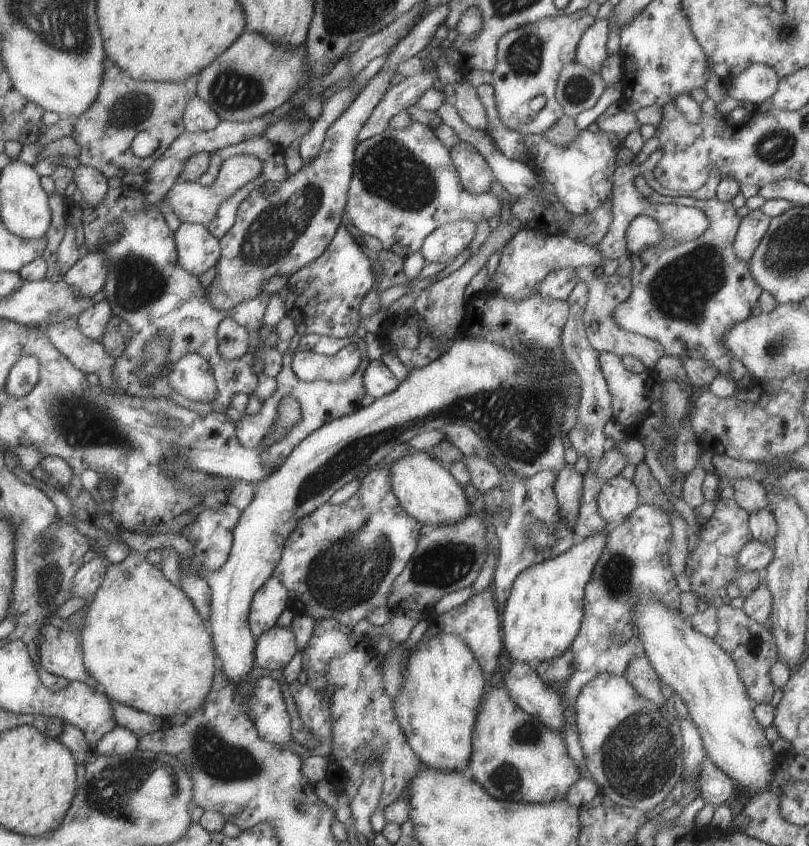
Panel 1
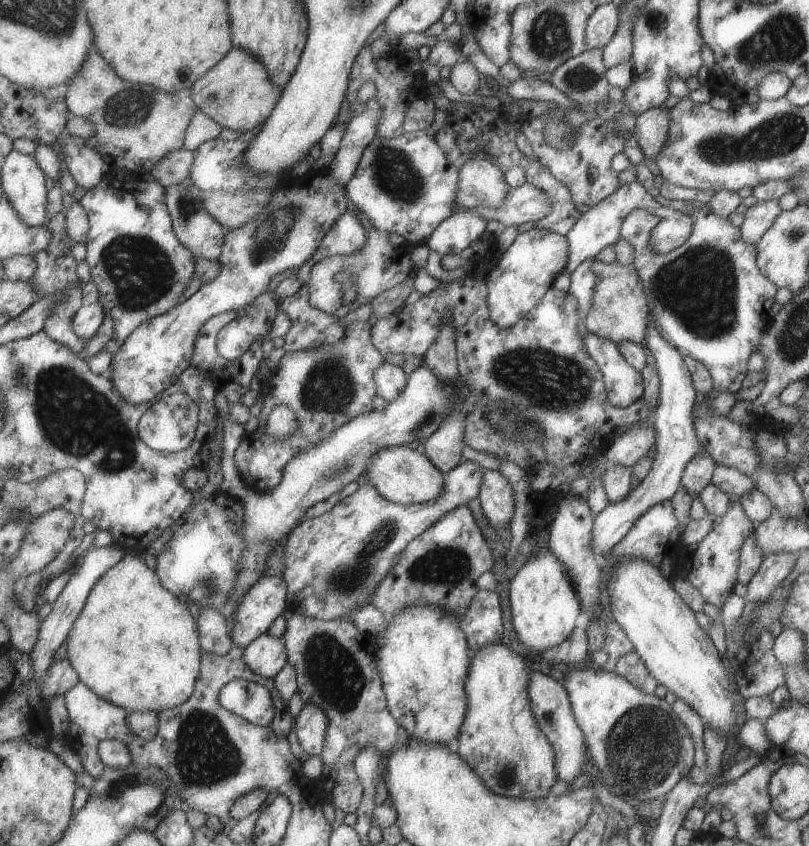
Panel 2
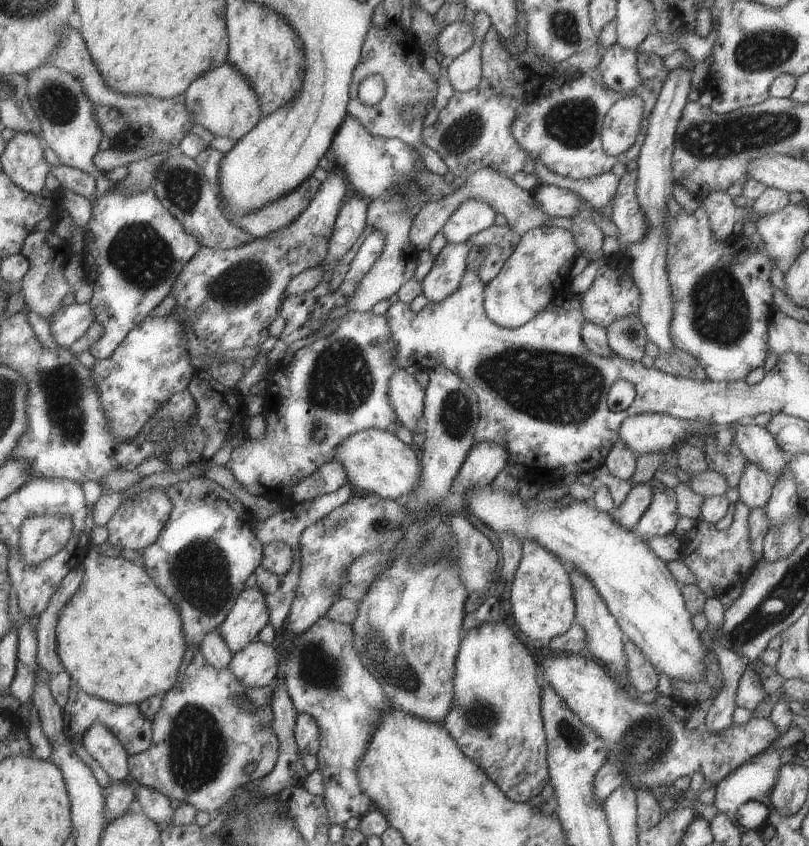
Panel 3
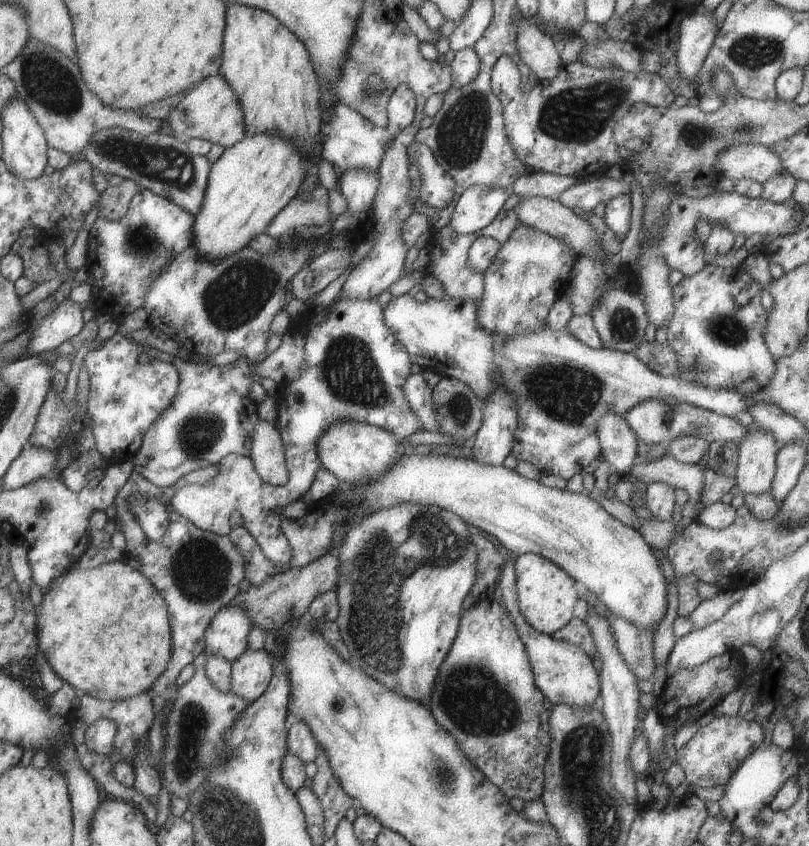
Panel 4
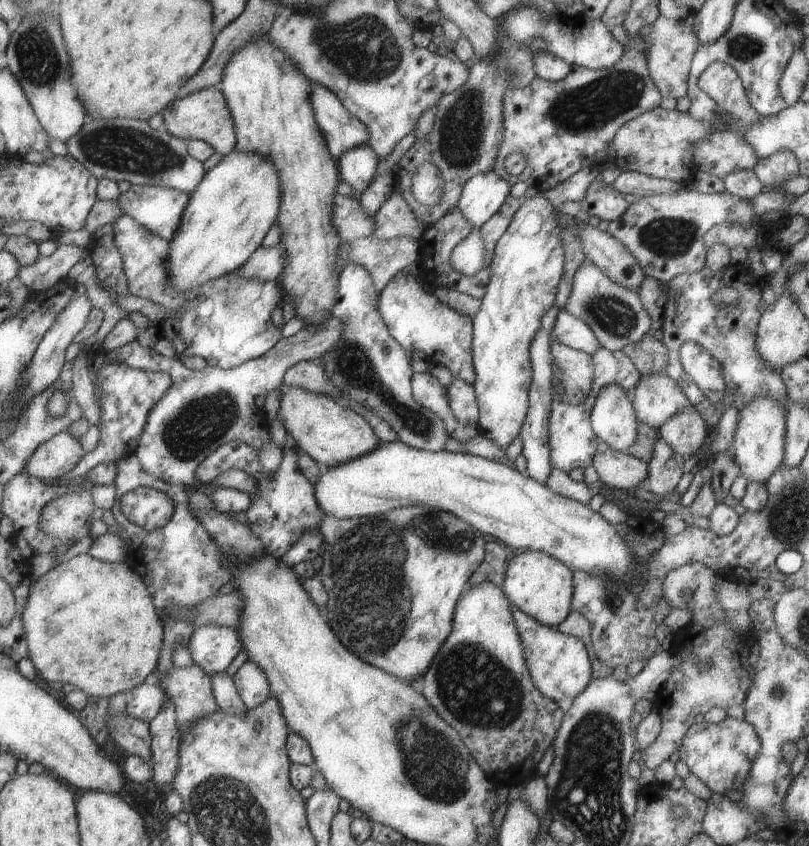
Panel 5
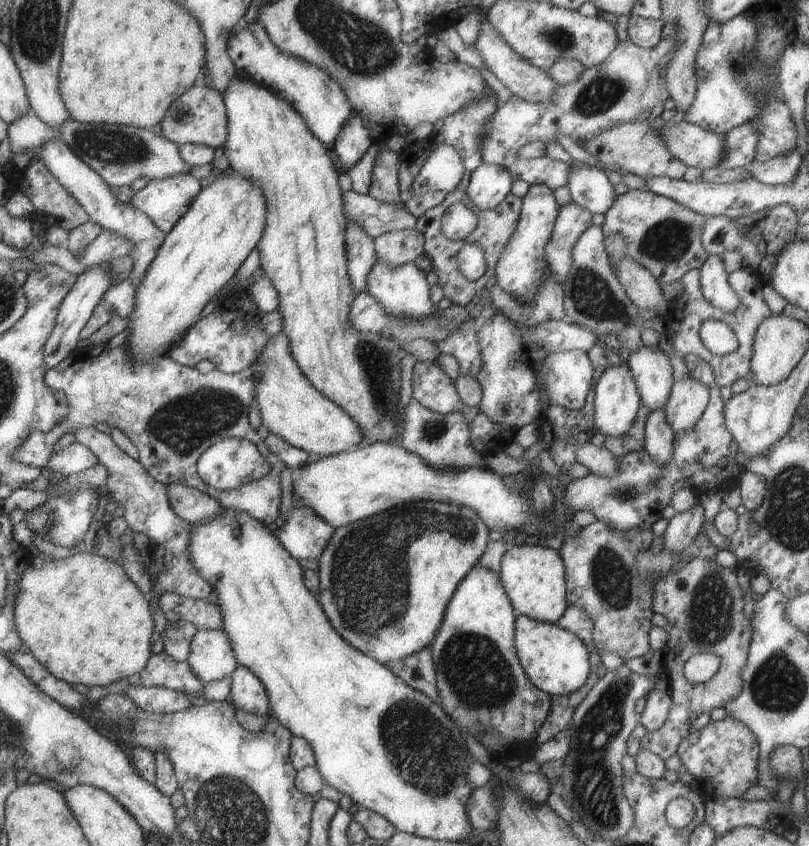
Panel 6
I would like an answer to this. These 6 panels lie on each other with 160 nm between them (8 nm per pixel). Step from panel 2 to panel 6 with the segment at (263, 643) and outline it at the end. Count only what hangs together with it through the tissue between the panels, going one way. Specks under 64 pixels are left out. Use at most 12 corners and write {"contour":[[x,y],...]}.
{"contour":[[238,664],[228,700],[255,716],[269,714],[256,674]]}

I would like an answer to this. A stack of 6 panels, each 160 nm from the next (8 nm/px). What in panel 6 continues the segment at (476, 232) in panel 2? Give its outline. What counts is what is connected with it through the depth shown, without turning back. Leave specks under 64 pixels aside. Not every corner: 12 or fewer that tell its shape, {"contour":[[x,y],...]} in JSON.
{"contour":[[482,162],[464,191],[474,210],[503,202],[512,181],[506,168]]}

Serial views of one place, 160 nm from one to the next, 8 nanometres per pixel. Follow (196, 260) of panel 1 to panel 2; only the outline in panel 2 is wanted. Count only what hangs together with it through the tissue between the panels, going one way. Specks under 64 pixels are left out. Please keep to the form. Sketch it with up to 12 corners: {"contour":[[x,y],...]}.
{"contour":[[189,178],[164,188],[172,229],[197,259],[216,259],[228,228]]}

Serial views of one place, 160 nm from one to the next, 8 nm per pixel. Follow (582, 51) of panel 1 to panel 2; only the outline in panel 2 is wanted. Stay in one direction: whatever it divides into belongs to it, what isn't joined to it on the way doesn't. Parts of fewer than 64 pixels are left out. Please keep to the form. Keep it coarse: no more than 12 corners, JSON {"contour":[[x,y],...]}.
{"contour":[[597,4],[585,25],[588,49],[603,48],[613,36],[618,10]]}

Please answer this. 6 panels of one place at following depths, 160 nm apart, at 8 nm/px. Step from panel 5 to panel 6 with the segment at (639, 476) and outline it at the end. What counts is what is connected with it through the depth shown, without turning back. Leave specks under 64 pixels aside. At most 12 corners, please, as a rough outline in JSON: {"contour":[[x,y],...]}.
{"contour":[[589,441],[574,446],[575,462],[590,473],[616,471],[616,457]]}

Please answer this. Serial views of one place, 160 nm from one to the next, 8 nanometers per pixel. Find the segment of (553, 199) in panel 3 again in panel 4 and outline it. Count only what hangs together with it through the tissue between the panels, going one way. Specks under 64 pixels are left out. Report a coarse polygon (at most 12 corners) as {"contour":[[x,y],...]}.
{"contour":[[599,178],[563,190],[557,201],[592,212],[599,202],[630,194],[627,178]]}

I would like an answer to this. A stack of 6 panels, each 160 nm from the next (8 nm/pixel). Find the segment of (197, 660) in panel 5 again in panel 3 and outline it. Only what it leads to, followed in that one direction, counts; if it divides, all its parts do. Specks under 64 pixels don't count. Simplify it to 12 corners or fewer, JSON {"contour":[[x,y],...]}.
{"contour":[[256,587],[240,592],[216,628],[233,653],[269,621]]}

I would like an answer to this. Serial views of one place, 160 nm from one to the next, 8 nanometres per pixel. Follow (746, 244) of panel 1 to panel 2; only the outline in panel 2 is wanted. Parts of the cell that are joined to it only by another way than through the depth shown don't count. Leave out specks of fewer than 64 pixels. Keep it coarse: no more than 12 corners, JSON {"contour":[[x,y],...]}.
{"contour":[[778,199],[747,207],[742,239],[756,243],[781,214]]}

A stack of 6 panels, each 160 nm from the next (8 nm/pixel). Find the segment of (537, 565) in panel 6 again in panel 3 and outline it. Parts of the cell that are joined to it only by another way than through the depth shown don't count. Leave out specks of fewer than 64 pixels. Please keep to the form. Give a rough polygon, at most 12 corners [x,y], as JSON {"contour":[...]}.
{"contour":[[523,541],[510,584],[517,628],[543,643],[574,621],[567,568]]}

